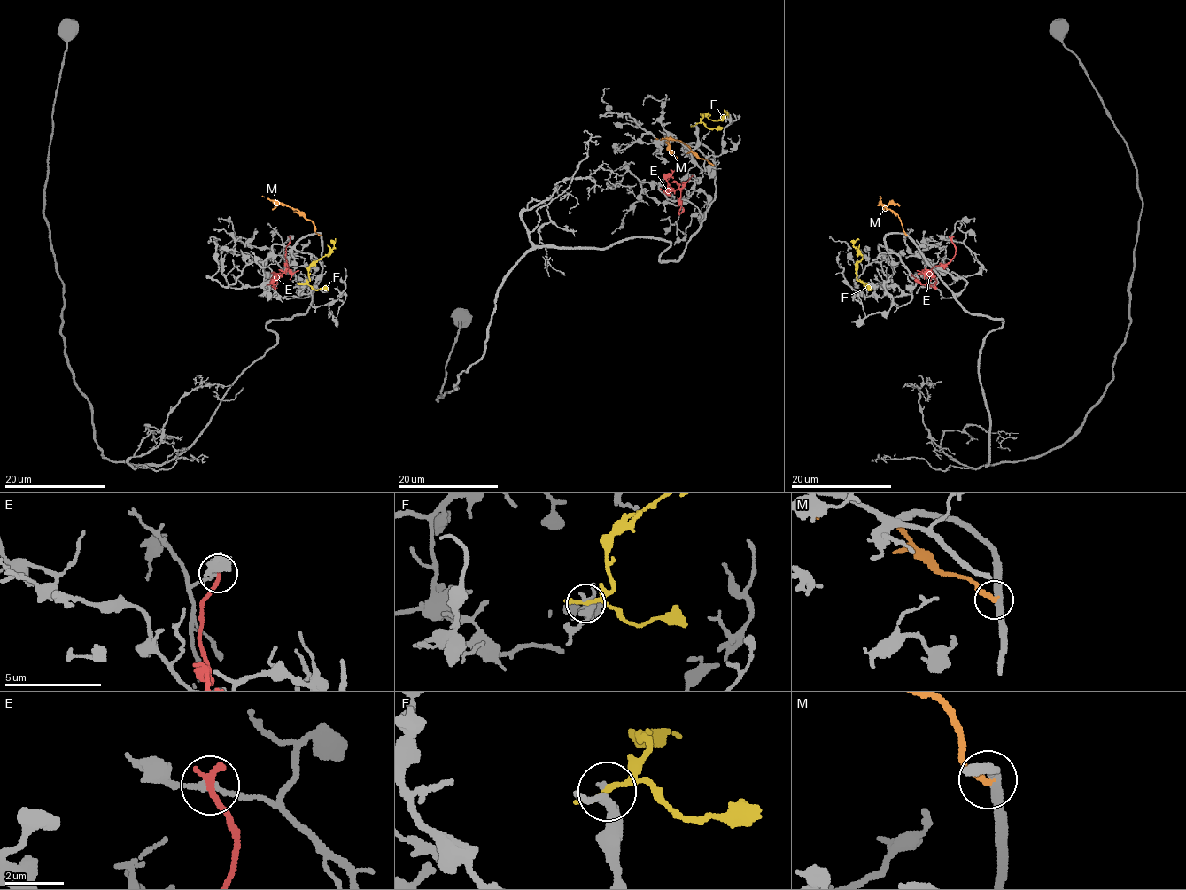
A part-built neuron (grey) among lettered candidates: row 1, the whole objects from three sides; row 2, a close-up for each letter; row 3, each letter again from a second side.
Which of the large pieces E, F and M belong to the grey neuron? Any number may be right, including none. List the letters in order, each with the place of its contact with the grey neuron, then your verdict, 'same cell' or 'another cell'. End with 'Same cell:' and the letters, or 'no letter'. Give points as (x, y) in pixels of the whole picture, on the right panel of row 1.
E: (951, 239) | another cell
F: (865, 284) | another cell
M: (906, 235) | another cell
Same cell: no letter

